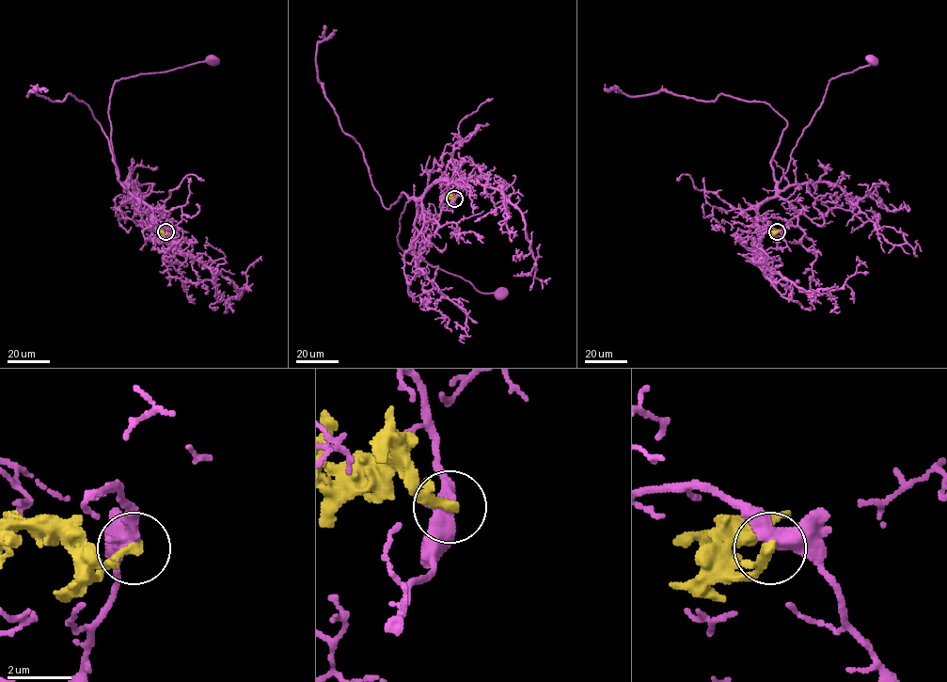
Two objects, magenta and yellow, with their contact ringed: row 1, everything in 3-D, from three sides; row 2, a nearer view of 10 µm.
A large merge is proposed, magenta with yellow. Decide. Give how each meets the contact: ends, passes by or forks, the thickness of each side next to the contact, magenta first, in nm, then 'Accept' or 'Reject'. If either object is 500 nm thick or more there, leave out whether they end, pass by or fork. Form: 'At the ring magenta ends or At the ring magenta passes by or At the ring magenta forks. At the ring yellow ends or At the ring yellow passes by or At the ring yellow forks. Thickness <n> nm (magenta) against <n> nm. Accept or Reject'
At the ring magenta passes by. At the ring yellow passes by. Thickness 460 nm (magenta) against 220 nm. Reject

